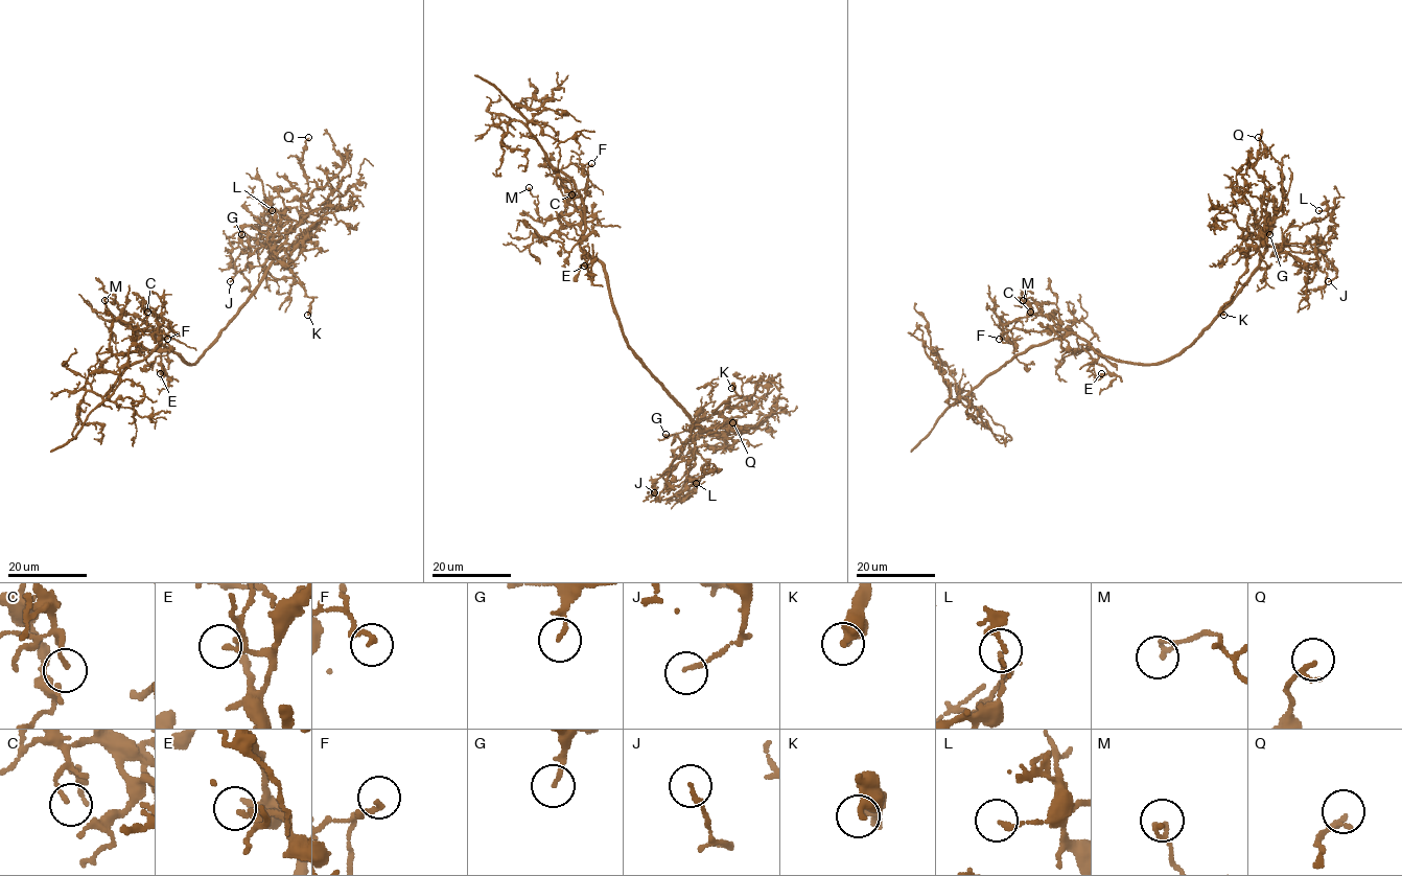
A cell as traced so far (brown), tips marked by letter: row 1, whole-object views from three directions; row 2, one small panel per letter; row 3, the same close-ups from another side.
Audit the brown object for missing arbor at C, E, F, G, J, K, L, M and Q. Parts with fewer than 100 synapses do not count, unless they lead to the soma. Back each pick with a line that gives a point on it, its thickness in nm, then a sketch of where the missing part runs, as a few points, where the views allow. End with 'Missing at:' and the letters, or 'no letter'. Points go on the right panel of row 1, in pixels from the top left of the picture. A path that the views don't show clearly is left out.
Missing at: no letter

